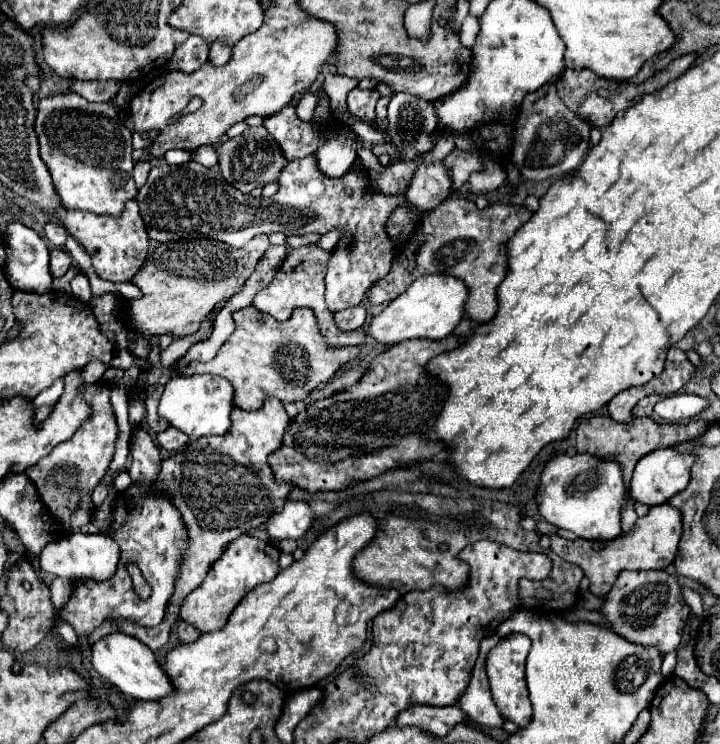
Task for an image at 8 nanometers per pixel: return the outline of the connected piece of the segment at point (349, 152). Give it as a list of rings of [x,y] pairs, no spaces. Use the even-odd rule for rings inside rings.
[[[340,129],[334,141],[324,141],[316,151],[318,169],[330,179],[338,179],[348,173],[356,159],[356,139],[354,133],[348,129]]]

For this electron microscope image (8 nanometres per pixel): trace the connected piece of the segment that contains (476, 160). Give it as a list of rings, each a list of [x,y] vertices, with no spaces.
[[[454,149],[446,159],[444,165],[448,165],[450,173],[452,173],[452,181],[454,181],[454,189],[460,191],[466,187],[470,173],[474,171],[482,171],[482,159],[474,153],[464,153],[460,149]]]

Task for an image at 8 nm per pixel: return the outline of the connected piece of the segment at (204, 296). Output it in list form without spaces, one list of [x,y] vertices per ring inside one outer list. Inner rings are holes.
[[[266,235],[254,237],[242,249],[232,249],[220,241],[210,239],[156,245],[146,263],[130,279],[130,283],[142,291],[142,297],[128,301],[128,327],[144,337],[170,335],[180,339],[196,333],[202,319],[216,303],[226,301],[240,291],[246,279],[254,273],[254,267],[266,249]]]

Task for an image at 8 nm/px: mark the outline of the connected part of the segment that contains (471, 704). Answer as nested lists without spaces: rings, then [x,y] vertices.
[[[492,635],[492,637],[486,637],[482,643],[480,643],[480,655],[476,659],[476,665],[474,665],[474,671],[472,671],[472,679],[470,679],[470,685],[466,689],[466,693],[460,697],[460,709],[476,723],[484,725],[484,727],[502,727],[504,725],[504,719],[502,715],[498,713],[494,701],[492,701],[492,695],[490,695],[490,687],[488,687],[488,677],[484,673],[484,661],[486,661],[486,655],[488,651],[500,641],[498,635]]]

